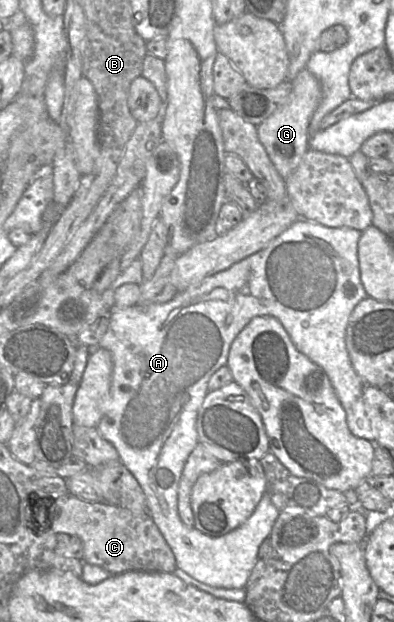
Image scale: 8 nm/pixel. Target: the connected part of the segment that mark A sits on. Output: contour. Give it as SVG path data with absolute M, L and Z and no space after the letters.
M299 218L257 253L178 292L166 303L111 310L108 329L96 347L107 349L113 361L109 394L97 429L115 447L121 462L140 484L150 516L171 548L177 568L206 585L245 588L259 547L269 537L280 514L265 492L243 524L223 536L210 537L194 527L187 527L178 513L179 481L189 455L199 443L197 416L209 393L209 380L219 368L226 366L233 341L253 318L272 316L281 322L297 350L326 373L346 412L350 432L376 444L378 431L367 414L364 401L366 383L354 370L345 343L349 317L355 306L367 297L360 279L357 253L361 234L350 227L326 227Z

